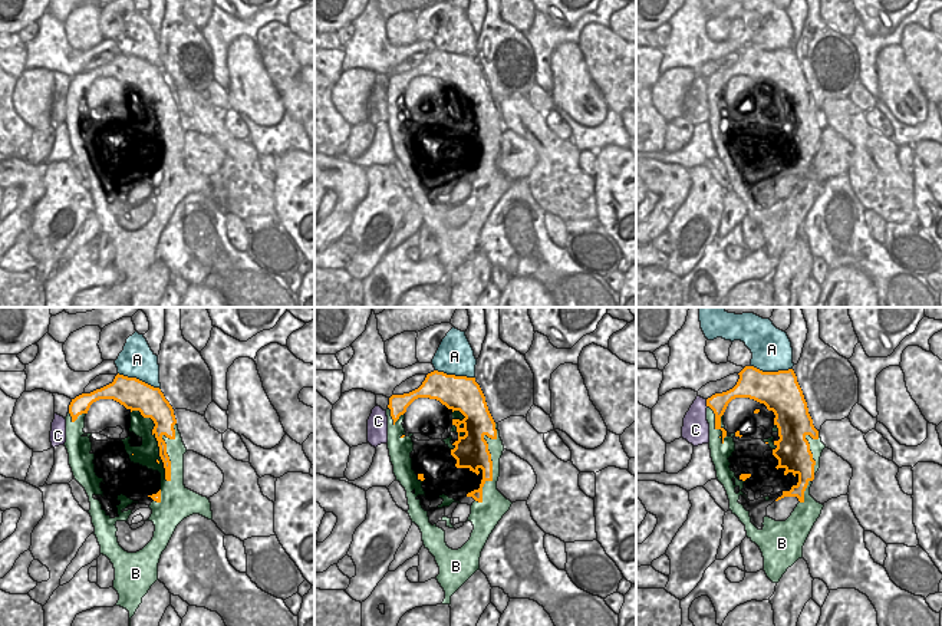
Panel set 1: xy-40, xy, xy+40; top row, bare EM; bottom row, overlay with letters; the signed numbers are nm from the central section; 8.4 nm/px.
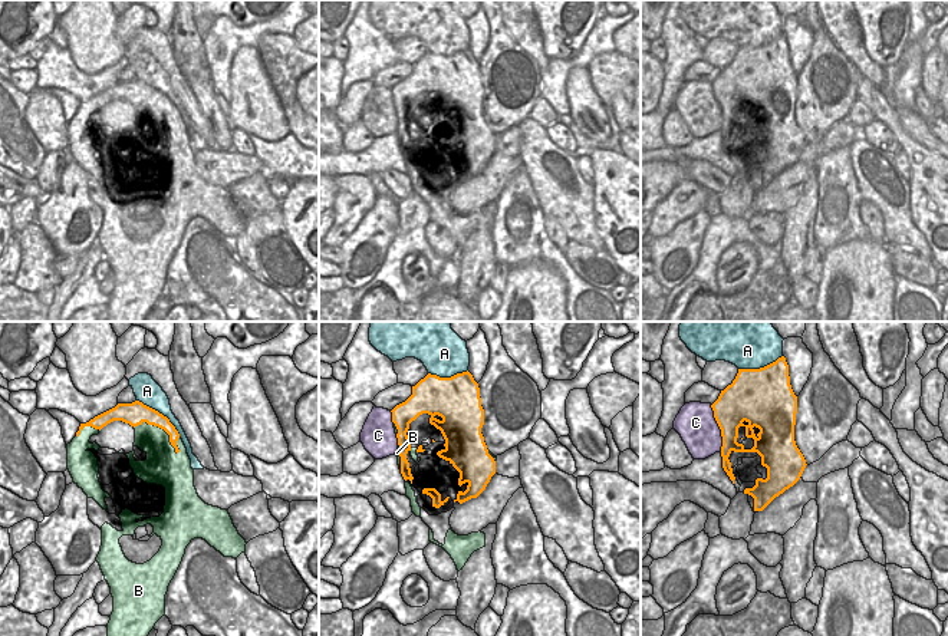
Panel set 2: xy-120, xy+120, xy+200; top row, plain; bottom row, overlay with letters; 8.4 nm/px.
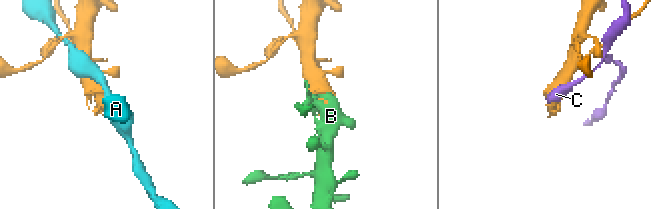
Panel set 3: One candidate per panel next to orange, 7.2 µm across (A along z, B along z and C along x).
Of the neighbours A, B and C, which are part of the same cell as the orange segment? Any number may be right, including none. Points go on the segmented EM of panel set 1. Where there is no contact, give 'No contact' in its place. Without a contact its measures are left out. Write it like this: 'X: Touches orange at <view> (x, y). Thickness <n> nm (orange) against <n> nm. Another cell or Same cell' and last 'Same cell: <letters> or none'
A: Touches orange at xy-40 (138, 379). Thickness 260 nm (orange) against 300 nm. Another cell
B: Touches orange at xy-40 (158, 442). Thickness 190 nm (orange) against 190 nm. Same cell
C: Touches orange at xy+40 (707, 404). Thickness 160 nm (orange) against 220 nm. Another cell
Same cell: B

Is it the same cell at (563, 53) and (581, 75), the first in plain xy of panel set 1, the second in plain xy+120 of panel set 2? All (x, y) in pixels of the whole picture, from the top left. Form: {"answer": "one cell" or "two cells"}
{"answer": "one cell"}

